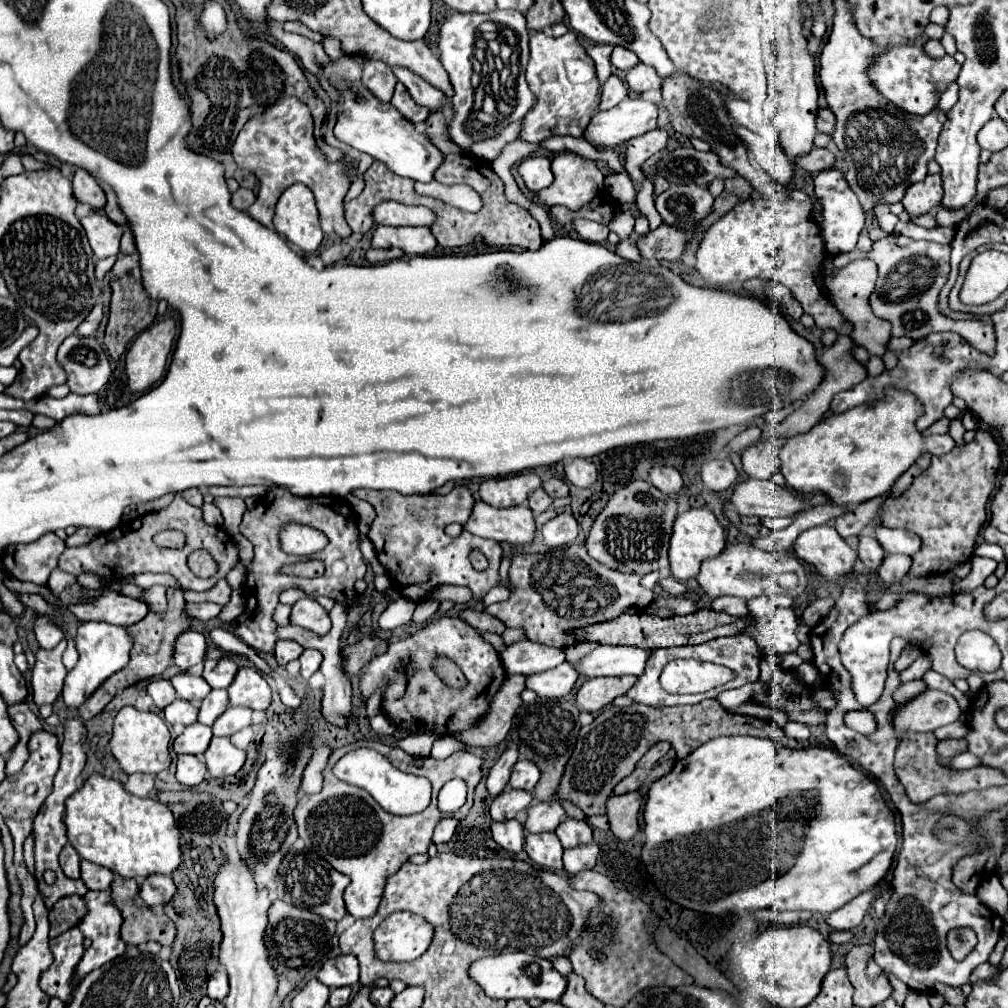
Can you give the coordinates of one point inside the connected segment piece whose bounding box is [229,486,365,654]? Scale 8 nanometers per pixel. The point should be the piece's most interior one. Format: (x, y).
(344, 564)

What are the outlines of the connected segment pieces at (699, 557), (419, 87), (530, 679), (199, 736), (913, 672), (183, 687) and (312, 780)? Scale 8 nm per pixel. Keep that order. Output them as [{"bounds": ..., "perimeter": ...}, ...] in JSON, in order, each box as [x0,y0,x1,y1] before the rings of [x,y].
[{"bounds":[669,508,725,582],"perimeter":[[[691,508],[687,512],[679,512],[673,524],[671,546],[669,546],[669,564],[671,564],[673,578],[677,578],[679,582],[687,582],[695,578],[703,560],[719,556],[723,548],[725,548],[725,534],[711,510]]]},{"bounds":[393,68,449,112],"perimeter":[[[393,68],[393,74],[397,76],[399,82],[405,84],[405,88],[409,90],[409,94],[413,96],[413,100],[421,106],[425,106],[427,110],[435,110],[435,108],[443,108],[447,112],[449,104],[443,102],[443,92],[433,88],[431,84],[427,84],[425,80],[421,80],[421,76],[417,76],[415,72],[409,72],[405,68]]]},{"bounds":[525,664,577,698],"perimeter":[[[559,664],[553,670],[545,670],[533,676],[527,676],[525,688],[533,690],[541,698],[563,698],[571,692],[573,684],[577,680],[577,672],[567,664]]]},{"bounds":[173,722,211,754],"perimeter":[[[195,722],[191,726],[185,728],[185,732],[181,736],[175,738],[173,742],[173,750],[177,754],[203,754],[211,742],[211,728]]]},{"bounds":[899,654,931,682],"perimeter":[[[923,654],[923,656],[919,656],[909,668],[905,668],[903,672],[899,672],[899,680],[901,680],[901,682],[919,680],[919,678],[923,678],[923,674],[925,674],[929,668],[931,668],[931,662],[929,662],[929,658]]]},{"bounds":[171,663,209,704],"perimeter":[[[203,663],[192,666],[187,671],[179,672],[171,678],[171,684],[179,698],[189,700],[193,704],[199,704],[209,692],[209,684],[203,680]]]},{"bounds":[301,746,331,794],"perimeter":[[[319,746],[315,748],[315,754],[313,758],[309,760],[305,772],[303,772],[303,784],[301,784],[301,790],[305,794],[317,794],[321,792],[323,788],[323,768],[331,756],[331,748],[329,746]]]}]

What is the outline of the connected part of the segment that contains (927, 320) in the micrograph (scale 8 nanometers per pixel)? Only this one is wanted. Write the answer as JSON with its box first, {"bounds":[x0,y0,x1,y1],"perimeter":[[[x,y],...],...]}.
{"bounds":[833,234,995,356],"perimeter":[[[889,234],[883,240],[873,242],[869,252],[853,250],[849,254],[839,254],[833,258],[835,268],[847,266],[855,258],[871,258],[879,268],[879,278],[875,290],[871,294],[873,314],[889,320],[893,326],[893,336],[909,336],[909,338],[925,338],[933,332],[957,332],[961,338],[969,340],[973,348],[979,352],[993,356],[995,354],[995,332],[991,322],[981,320],[949,320],[937,312],[937,296],[949,276],[949,252],[951,246],[941,246],[925,240],[911,240],[907,236]]]}

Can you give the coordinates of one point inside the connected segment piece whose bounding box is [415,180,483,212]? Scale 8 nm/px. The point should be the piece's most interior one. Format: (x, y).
(458, 195)

